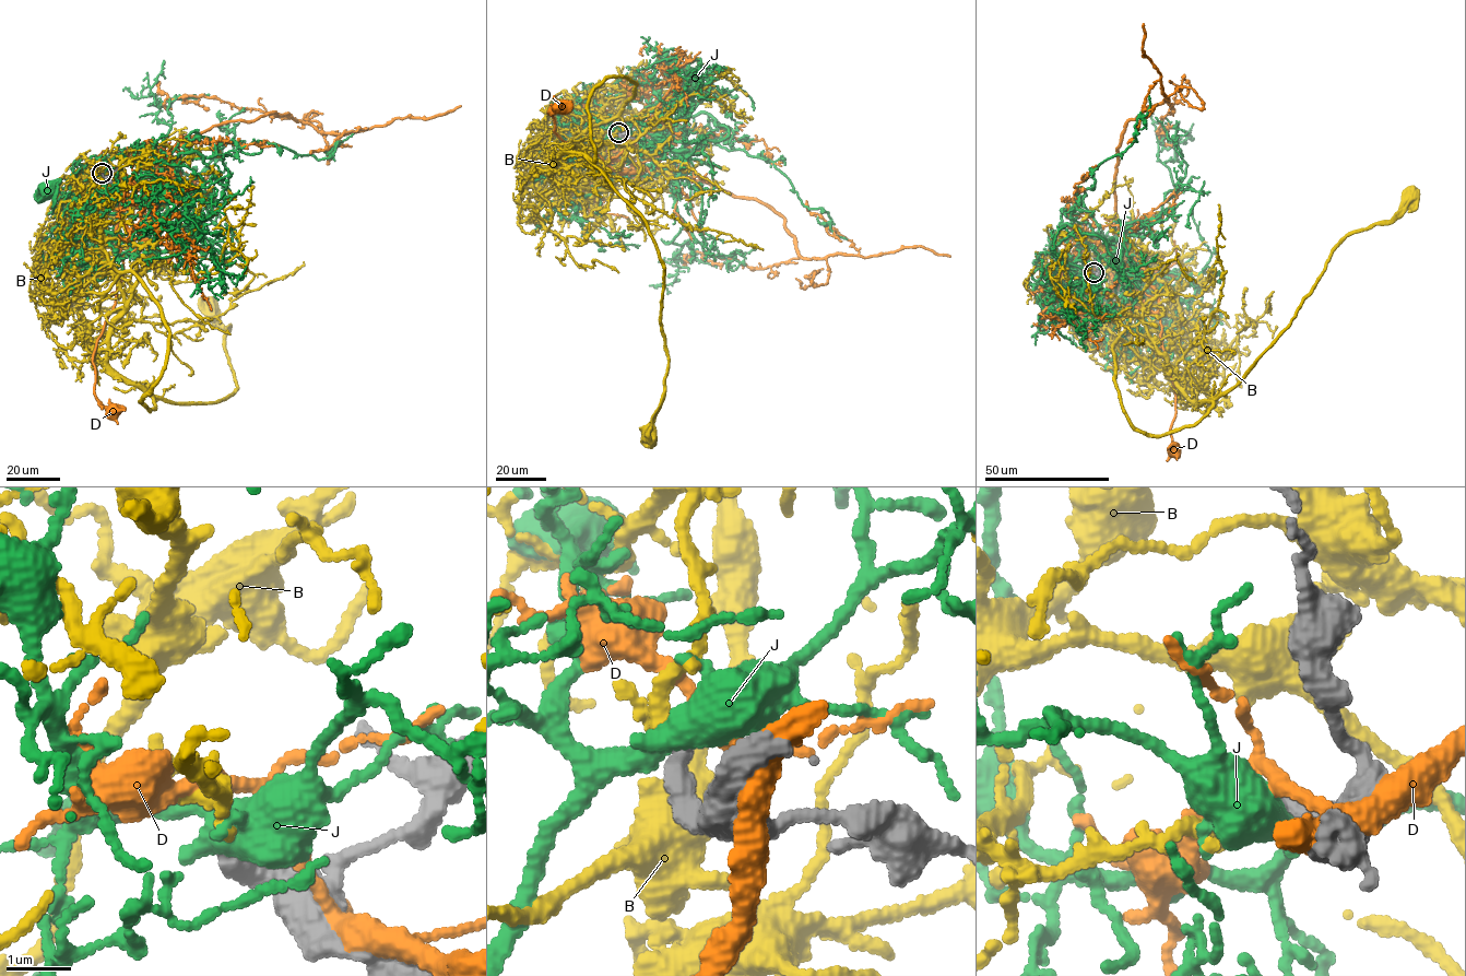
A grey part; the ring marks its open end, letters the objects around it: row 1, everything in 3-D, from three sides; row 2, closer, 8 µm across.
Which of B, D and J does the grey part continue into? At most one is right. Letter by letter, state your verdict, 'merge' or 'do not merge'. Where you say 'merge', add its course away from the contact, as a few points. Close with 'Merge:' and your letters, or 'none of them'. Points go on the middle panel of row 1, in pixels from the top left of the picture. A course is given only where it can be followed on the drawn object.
B: merge | via (618, 133), (631, 112), (604, 112), (599, 145), (566, 151), (641, 216), (664, 271), (668, 364), (651, 433)
D: do not merge
J: do not merge
Merge: B

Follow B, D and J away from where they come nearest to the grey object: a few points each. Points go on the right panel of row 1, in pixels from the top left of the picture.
B: (1095, 272), (1075, 272), (1092, 310), (1205, 402), (1274, 343), (1332, 248), (1407, 198)
D: (1095, 272), (1116, 269), (1126, 259), (1135, 275), (1136, 266), (1143, 267), (1155, 290), (1175, 394), (1173, 449)
J: (1095, 272), (1142, 279), (1135, 249), (1114, 243), (1123, 245), (1120, 315), (1089, 315), (1104, 305)

